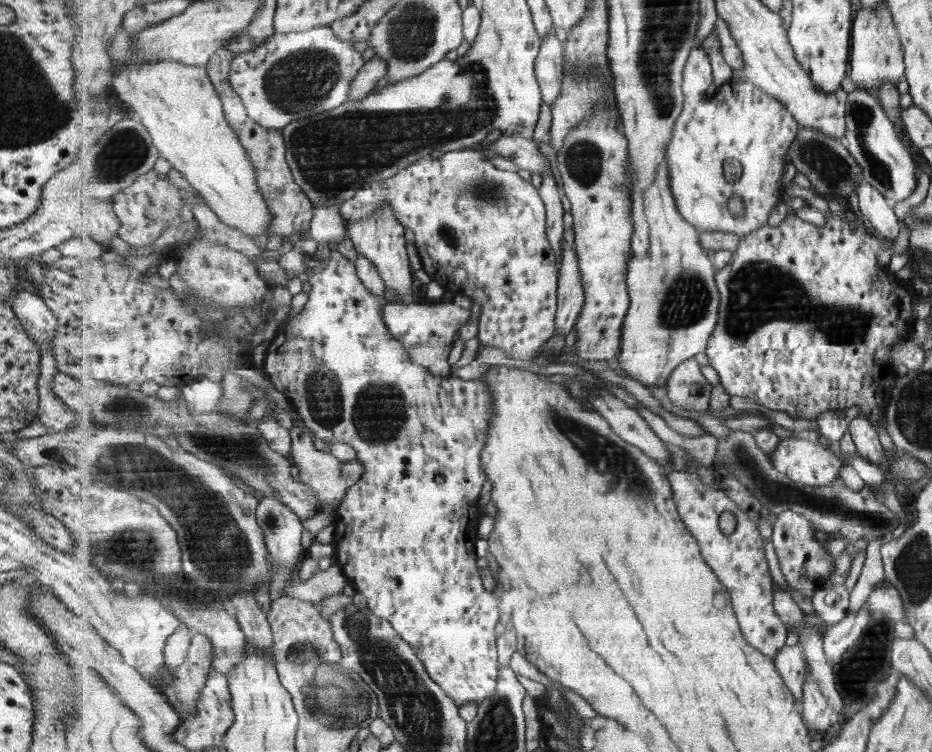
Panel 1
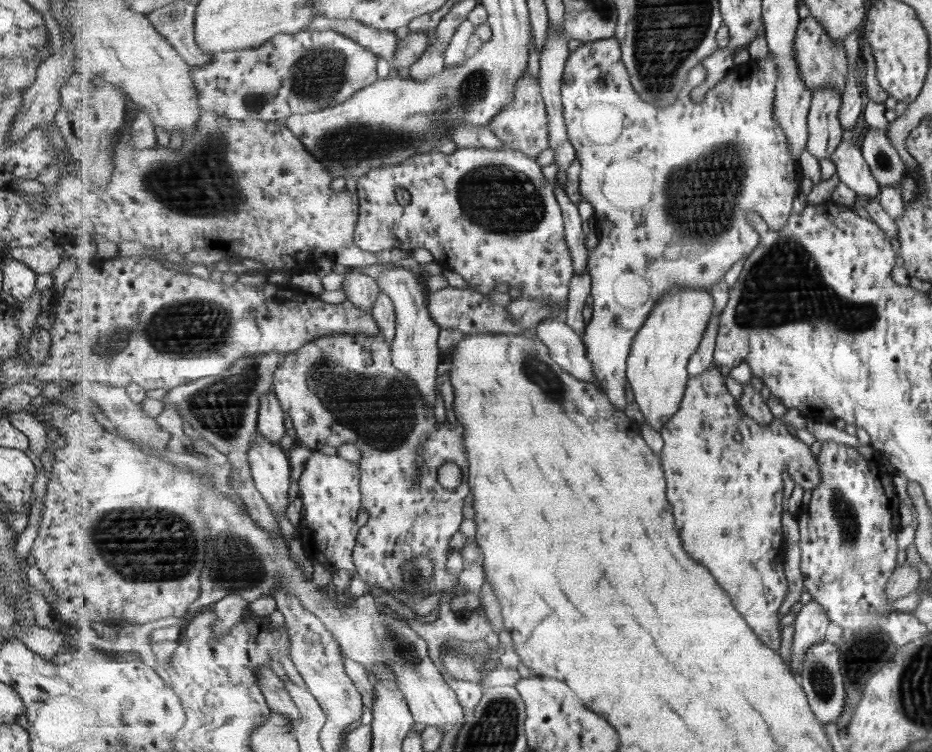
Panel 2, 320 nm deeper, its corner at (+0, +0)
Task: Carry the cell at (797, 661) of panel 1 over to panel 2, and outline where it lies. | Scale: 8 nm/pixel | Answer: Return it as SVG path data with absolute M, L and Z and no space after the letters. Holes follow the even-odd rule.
M812 599L801 608L793 623L795 631L790 649L793 672L801 674L807 650L825 642L825 632L829 624L827 609L819 601Z

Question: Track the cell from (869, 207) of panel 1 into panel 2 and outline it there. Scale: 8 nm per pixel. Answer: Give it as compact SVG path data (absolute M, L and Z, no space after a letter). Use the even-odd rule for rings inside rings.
M842 141L829 160L835 166L835 174L839 182L850 186L858 196L865 200L879 201L879 196L882 195L882 185L873 176L859 143Z

